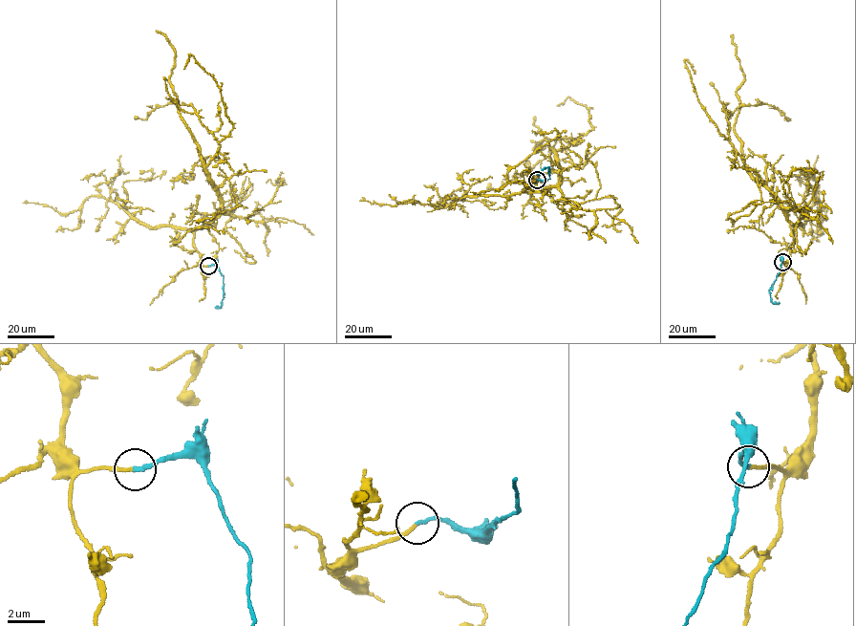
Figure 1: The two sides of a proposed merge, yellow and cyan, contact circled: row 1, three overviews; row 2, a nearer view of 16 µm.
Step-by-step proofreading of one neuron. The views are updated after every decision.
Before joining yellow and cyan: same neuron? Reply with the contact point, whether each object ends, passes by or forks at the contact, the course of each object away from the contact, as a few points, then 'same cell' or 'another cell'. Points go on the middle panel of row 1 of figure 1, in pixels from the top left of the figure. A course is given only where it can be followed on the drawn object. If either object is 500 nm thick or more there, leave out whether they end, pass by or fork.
place (537, 180); yellow ends; cyan ends; course yellow (537, 180), (524, 190), (558, 183), (555, 152), (572, 139), (560, 136), (549, 155), (498, 189), (488, 183); course cyan (537, 180), (549, 179), (548, 167), (538, 176); same cell

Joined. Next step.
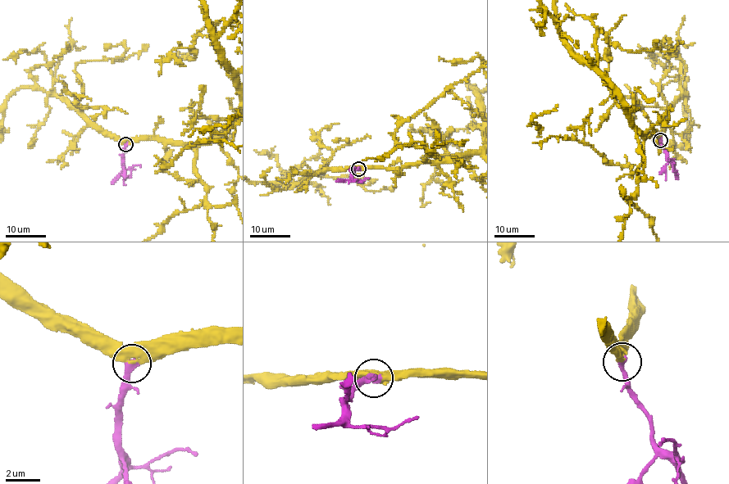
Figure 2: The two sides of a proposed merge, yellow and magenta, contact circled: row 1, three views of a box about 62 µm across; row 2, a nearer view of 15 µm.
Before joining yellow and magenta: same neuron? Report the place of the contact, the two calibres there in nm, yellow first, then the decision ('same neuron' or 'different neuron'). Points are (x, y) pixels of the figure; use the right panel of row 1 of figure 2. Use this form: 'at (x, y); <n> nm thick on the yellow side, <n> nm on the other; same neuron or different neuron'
at (660, 140); 460 nm thick on the yellow side, 400 nm on the other; same neuron

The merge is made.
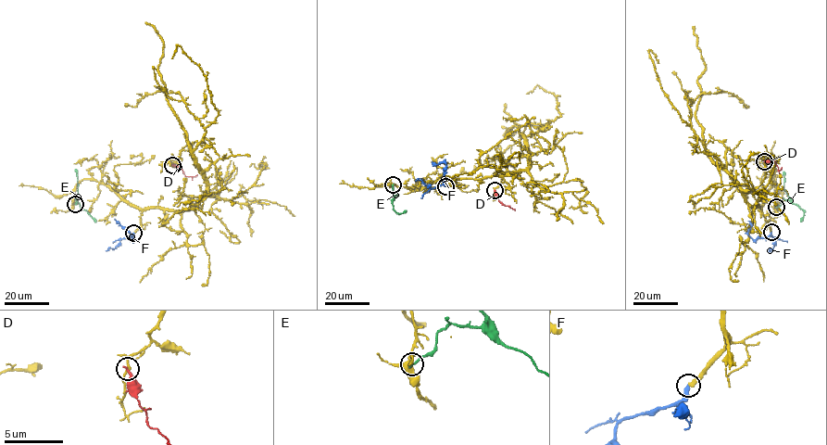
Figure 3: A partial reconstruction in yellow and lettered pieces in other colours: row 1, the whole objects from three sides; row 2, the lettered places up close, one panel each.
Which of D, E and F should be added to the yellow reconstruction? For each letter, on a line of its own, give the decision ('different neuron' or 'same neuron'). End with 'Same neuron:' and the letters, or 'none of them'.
D: different neuron
E: different neuron
F: same neuron
Same neuron: F

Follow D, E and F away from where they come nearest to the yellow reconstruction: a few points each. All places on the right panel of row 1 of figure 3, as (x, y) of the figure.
D: (764, 161), (774, 160), (778, 170), (782, 168)
E: (776, 207), (783, 199), (791, 200), (804, 211), (800, 222)
F: (771, 231), (768, 236), (753, 239), (748, 234), (751, 223), (748, 221)

